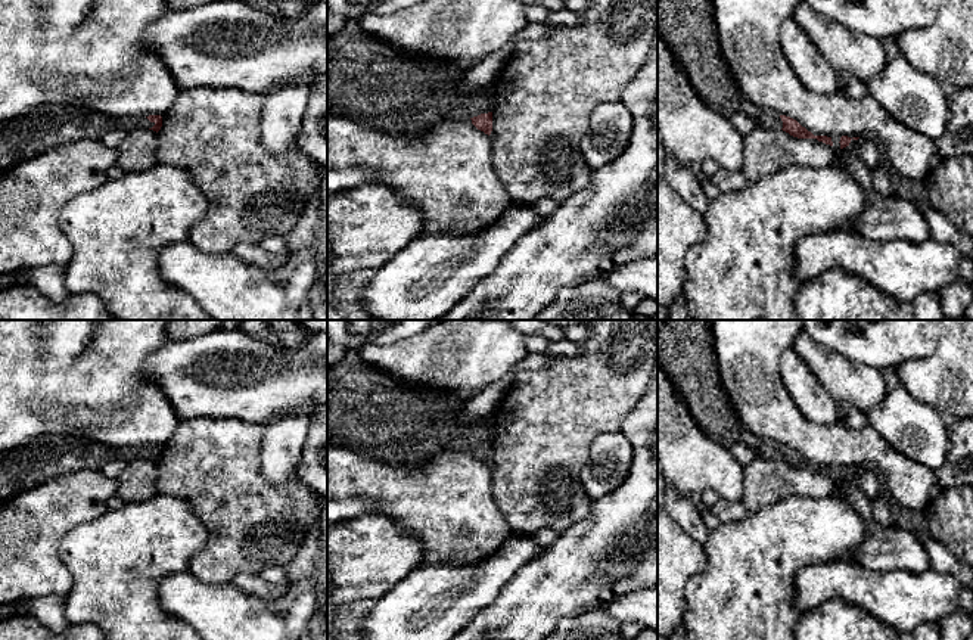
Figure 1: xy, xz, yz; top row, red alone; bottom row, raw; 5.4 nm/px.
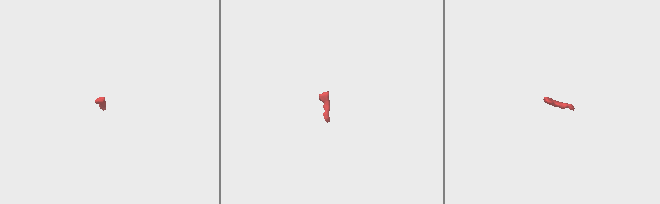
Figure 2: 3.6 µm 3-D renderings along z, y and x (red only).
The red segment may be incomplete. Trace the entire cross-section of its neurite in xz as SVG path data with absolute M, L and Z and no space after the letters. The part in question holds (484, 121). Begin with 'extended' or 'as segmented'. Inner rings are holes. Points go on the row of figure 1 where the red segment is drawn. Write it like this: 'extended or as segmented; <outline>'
extended; M355 21L327 38L327 111L373 130L420 133L448 118L470 118L478 130L489 136L494 84L463 94L458 87L464 75L453 65L402 55L367 34Z

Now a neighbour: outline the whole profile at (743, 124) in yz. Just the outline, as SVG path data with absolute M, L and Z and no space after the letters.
M744 114L731 115L730 122L742 136L749 134L755 127L759 125L756 121L753 121L750 116Z

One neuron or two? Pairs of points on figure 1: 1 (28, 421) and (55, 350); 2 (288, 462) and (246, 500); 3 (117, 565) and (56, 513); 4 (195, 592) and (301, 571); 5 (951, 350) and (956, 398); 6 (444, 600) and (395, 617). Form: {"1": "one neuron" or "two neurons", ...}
{"1": "two neurons", "2": "two neurons", "3": "two neurons", "4": "two neurons", "5": "one neuron", "6": "one neuron"}

